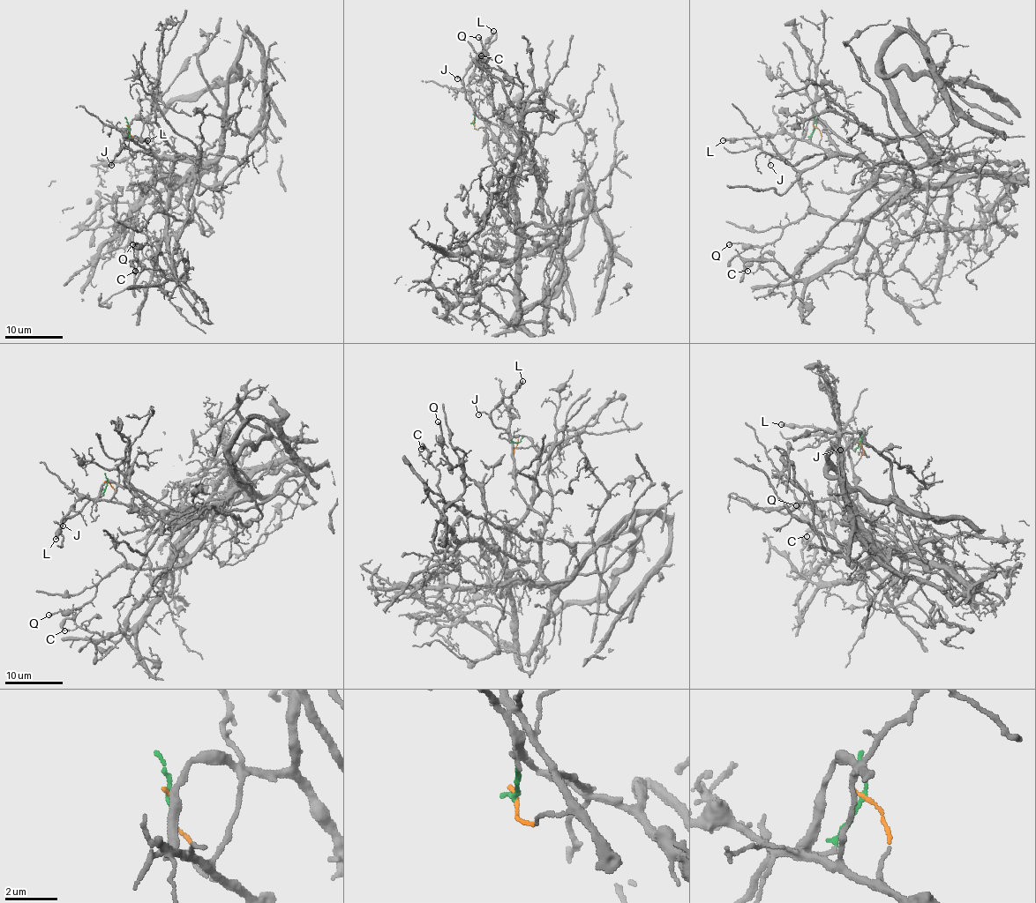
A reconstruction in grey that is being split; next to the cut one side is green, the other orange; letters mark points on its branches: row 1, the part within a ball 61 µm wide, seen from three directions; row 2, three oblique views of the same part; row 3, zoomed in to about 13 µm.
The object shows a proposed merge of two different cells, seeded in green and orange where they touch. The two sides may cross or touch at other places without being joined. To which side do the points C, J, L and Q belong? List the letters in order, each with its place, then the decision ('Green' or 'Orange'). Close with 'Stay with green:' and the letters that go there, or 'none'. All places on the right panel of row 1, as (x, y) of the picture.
C: Place: (747, 271). Orange
J: Place: (770, 165). Green
L: Place: (723, 140). Orange
Q: Place: (729, 244). Orange
Stay with green: J

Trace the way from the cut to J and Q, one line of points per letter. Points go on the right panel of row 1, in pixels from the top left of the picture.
J: (815, 127), (807, 137), (799, 138), (788, 150), (776, 154), (769, 160), (769, 166)
Q: (815, 127), (819, 145), (840, 159), (906, 164), (903, 183), (860, 219), (808, 212), (772, 242), (729, 243)

